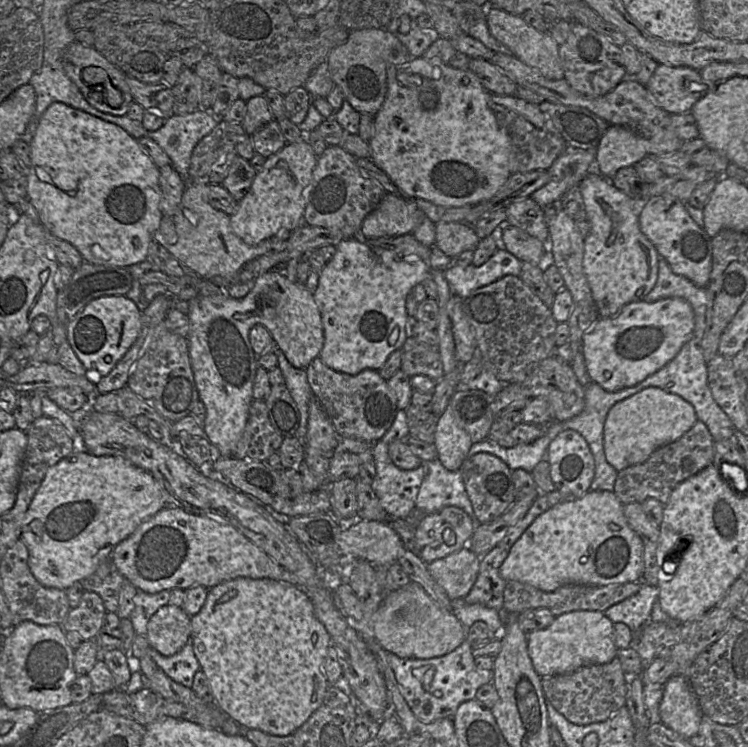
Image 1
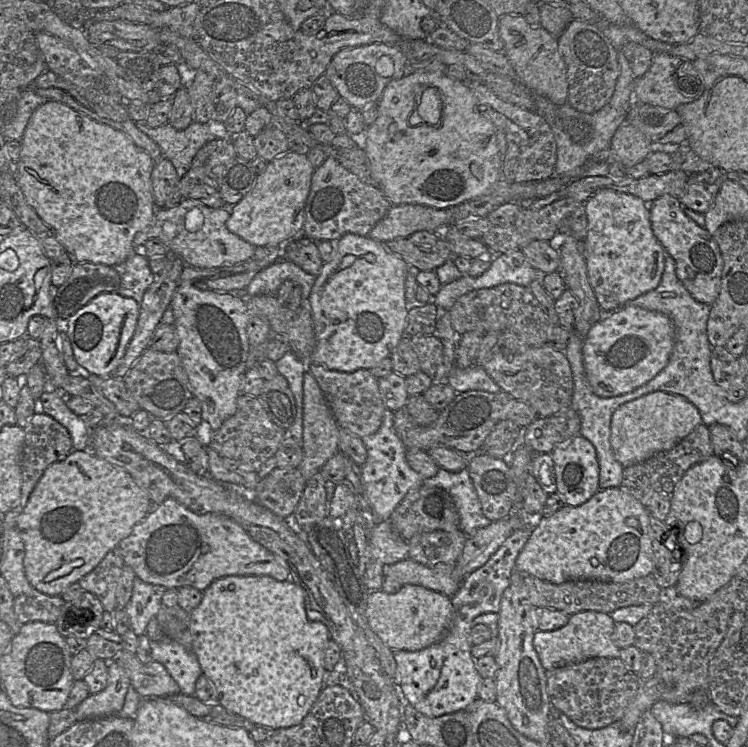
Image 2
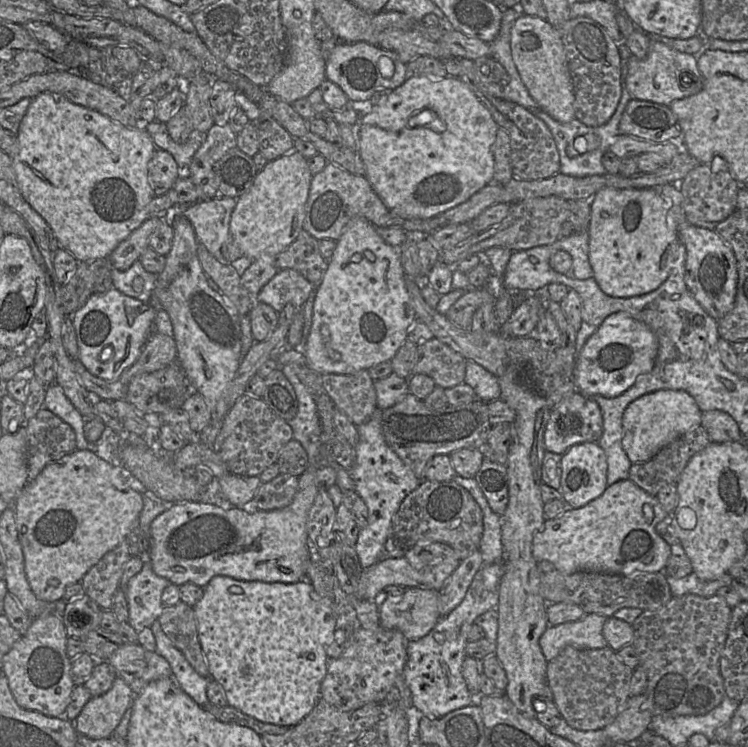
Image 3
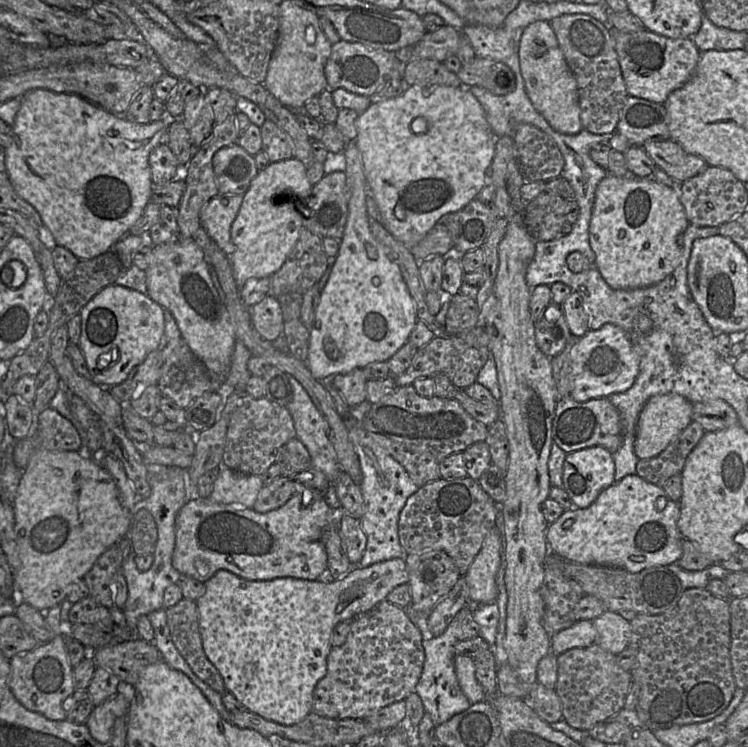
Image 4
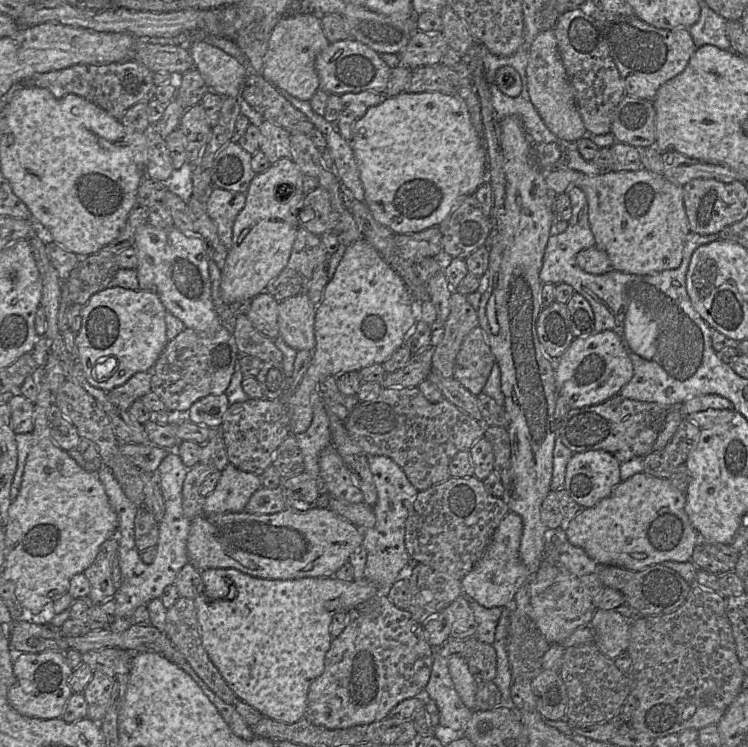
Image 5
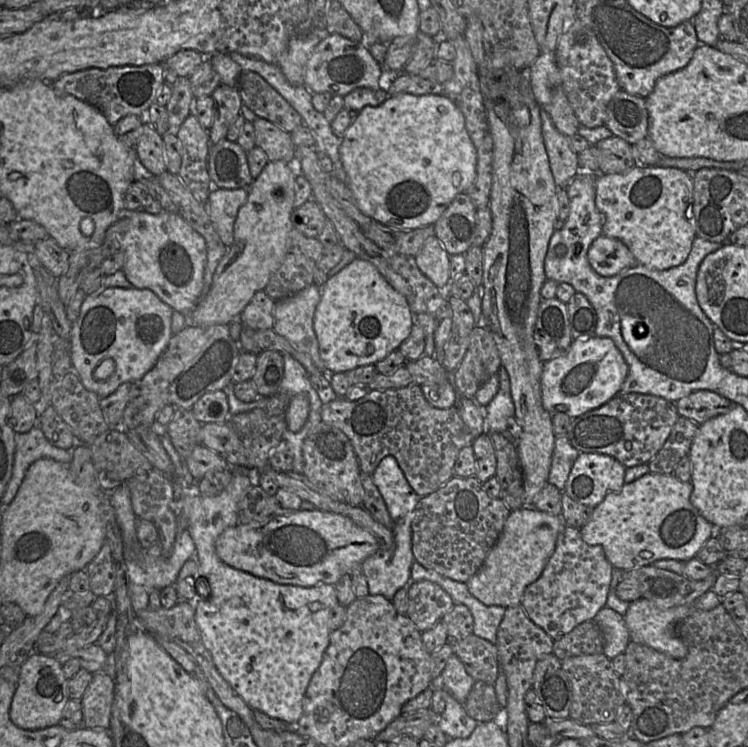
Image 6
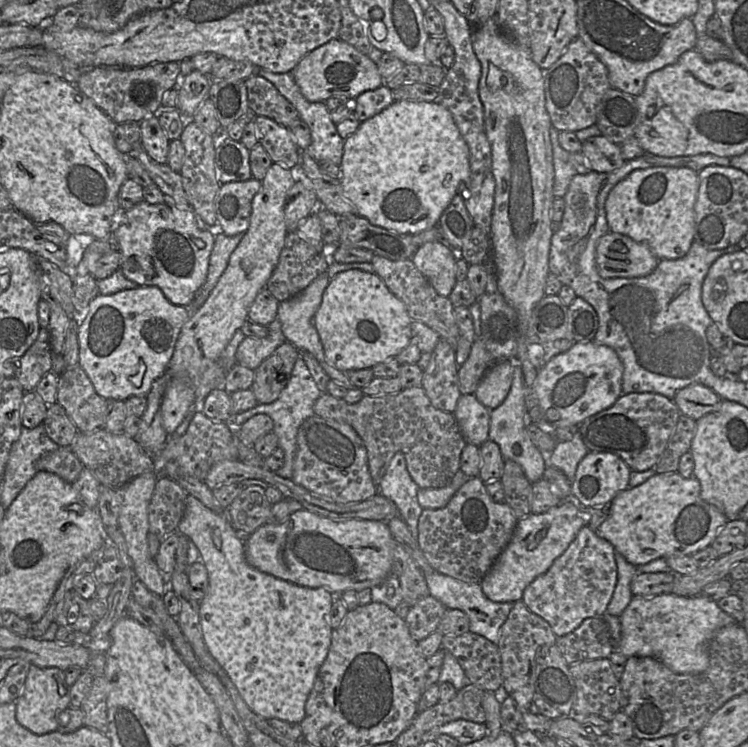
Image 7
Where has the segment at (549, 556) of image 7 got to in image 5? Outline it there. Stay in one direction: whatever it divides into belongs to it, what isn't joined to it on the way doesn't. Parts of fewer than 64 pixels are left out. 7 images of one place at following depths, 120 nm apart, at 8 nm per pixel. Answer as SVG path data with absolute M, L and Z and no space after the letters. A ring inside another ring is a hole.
M508 511L496 528L481 558L473 569L462 578L463 595L473 598L486 608L511 607L517 590L522 585L530 583L529 572L519 557L522 531L521 516Z

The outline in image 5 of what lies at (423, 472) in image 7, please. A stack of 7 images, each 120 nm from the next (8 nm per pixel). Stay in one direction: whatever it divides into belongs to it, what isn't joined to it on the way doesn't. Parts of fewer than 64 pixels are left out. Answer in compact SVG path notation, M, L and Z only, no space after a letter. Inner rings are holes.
M388 387L371 400L359 401L344 426L367 456L384 455L393 459L418 491L449 479L452 458L484 435L485 425L443 398L431 403L417 387Z

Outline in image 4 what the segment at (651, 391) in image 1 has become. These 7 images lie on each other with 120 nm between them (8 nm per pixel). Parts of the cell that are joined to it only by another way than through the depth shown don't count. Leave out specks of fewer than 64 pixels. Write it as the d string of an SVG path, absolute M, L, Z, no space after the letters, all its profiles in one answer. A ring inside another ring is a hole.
M677 393L655 395L648 399L639 413L634 441L638 459L657 456L693 421L693 403Z

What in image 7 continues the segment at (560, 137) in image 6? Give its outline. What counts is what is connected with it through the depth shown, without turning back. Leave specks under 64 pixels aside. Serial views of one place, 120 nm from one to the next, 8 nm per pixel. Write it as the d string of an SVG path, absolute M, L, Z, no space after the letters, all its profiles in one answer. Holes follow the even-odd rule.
M551 126L550 140L554 167L554 198L565 196L572 178L577 174L576 169L569 162L570 153L564 150L559 143L559 133L560 131Z

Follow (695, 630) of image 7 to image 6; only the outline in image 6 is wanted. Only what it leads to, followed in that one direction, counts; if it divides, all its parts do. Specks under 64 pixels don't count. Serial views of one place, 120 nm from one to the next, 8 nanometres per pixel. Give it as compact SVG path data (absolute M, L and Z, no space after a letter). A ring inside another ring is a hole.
M709 590L691 603L662 609L652 601L641 597L630 603L624 615L625 623L630 633L630 640L651 647L672 658L683 659L687 655L687 647L676 635L676 624L690 615L694 610L711 610L718 606L721 601L722 598Z

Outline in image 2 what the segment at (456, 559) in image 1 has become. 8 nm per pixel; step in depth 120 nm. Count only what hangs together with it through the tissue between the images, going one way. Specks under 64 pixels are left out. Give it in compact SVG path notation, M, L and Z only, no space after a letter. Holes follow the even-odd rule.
M409 558L395 564L383 565L384 576L395 579L402 585L413 584L452 597L463 581L453 578L455 564L438 563L427 567Z

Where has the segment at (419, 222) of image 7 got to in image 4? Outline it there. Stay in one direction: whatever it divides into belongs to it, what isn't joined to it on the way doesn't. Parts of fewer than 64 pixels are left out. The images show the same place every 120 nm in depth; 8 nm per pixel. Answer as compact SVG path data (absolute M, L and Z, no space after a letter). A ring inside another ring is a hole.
M418 85L406 86L404 91L389 99L373 101L369 107L359 114L357 119L356 145L361 154L361 162L365 174L367 186L372 190L375 202L381 215L381 224L398 241L403 243L408 250L418 244L444 215L456 212L476 198L477 194L486 184L487 169L492 163L498 138L492 131L484 109L479 101L470 92L470 87L431 86L421 87Z

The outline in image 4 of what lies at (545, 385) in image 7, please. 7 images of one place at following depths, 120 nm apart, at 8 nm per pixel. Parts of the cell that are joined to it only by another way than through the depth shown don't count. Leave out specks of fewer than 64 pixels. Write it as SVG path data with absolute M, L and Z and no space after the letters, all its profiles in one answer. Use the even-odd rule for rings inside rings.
M606 323L598 330L589 330L579 338L571 351L572 391L570 396L577 402L586 402L594 398L608 396L628 390L639 373L639 356L636 353L627 333L620 327Z

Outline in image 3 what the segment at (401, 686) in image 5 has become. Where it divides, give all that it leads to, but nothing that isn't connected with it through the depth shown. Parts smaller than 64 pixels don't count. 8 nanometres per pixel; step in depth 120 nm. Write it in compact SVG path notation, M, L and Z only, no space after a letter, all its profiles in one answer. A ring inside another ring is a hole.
M379 626L376 630L358 628L349 633L341 655L329 659L327 673L321 682L320 697L330 705L342 711L356 710L368 703L383 702L393 687L397 676L402 675L407 661L407 644L409 640L398 630Z

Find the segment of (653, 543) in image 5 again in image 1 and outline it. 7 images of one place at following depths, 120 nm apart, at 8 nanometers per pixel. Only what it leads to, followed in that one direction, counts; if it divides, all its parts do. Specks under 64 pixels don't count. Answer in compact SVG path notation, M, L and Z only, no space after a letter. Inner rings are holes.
M589 490L580 498L557 504L540 514L513 544L499 573L507 582L518 581L553 592L564 585L639 582L643 567L643 542L628 525L623 504L614 492Z

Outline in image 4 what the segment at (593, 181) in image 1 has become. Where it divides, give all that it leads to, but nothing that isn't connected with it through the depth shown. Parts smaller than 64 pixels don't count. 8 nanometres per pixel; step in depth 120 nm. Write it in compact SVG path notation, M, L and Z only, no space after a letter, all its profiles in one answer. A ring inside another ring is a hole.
M607 174L597 185L589 225L589 242L595 254L595 267L614 290L634 290L655 285L680 264L683 237L689 225L677 192L656 182L653 177Z

